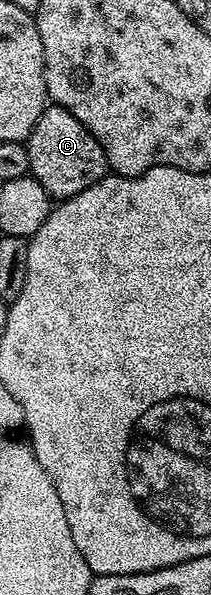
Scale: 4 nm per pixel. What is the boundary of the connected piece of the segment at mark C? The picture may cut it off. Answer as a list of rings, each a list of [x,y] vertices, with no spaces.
[[[48,105],[43,109],[25,145],[30,174],[44,185],[51,200],[76,197],[76,193],[84,193],[88,185],[96,185],[96,181],[108,173],[106,154],[100,149],[96,137],[92,137],[92,133],[88,133],[88,129],[84,129],[84,125],[80,125],[80,121],[63,107]]]

